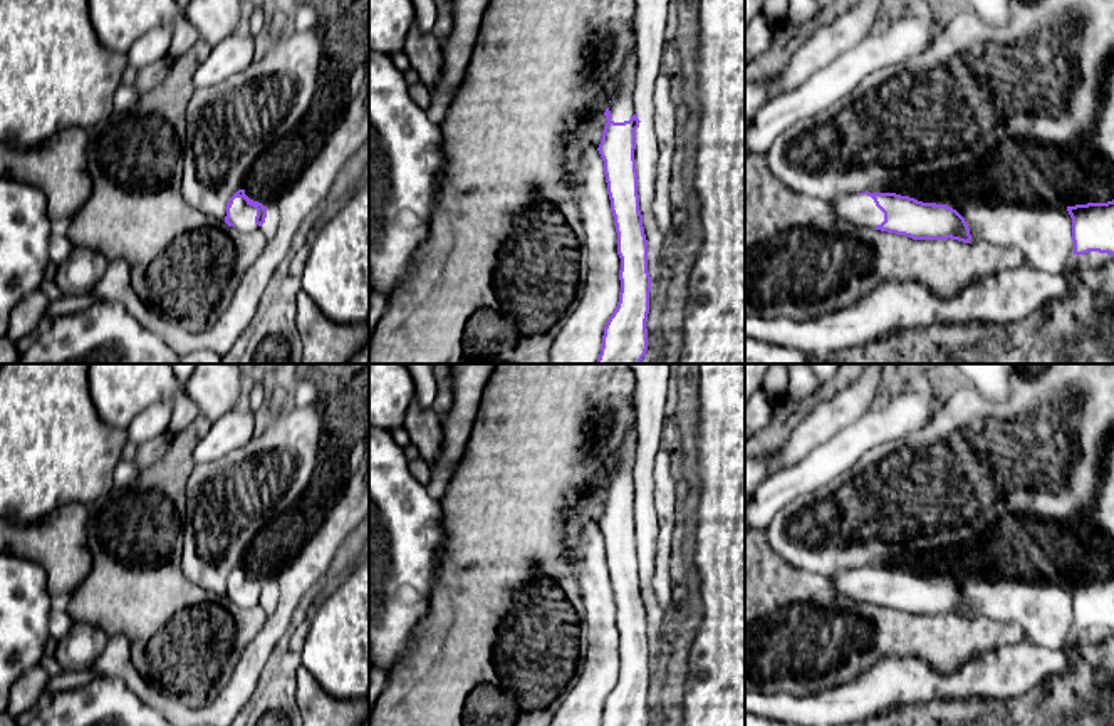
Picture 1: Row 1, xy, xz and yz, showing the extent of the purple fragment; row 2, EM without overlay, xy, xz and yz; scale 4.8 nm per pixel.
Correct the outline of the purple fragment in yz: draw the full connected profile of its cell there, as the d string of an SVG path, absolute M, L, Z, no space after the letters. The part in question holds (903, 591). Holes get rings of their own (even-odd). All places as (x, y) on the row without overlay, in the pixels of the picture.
M896 568L841 570L829 577L854 602L904 610L913 615L958 615L971 619L965 594L953 583L923 578Z

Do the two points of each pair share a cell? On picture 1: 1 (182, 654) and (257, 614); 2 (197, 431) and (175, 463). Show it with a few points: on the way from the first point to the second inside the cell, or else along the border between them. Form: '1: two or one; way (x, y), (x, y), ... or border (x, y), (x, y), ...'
1: one; way (200, 636), (212, 626), (239, 622)
2: one; way (188, 440), (176, 455)

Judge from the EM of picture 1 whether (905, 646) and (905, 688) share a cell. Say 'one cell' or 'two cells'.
two cells

